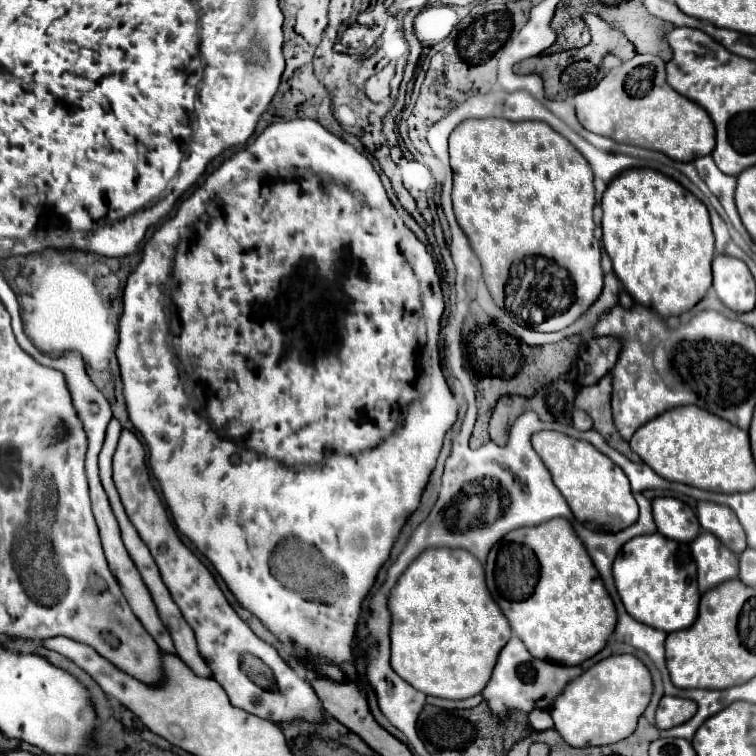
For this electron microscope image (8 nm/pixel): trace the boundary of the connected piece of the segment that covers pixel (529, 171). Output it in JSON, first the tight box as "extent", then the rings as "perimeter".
{"extent":[449,118,603,332],"perimeter":[[[471,118],[461,122],[449,136],[449,158],[451,158],[451,170],[453,170],[453,210],[459,226],[463,228],[465,236],[471,242],[471,248],[475,248],[475,254],[479,256],[483,264],[483,278],[489,288],[489,294],[493,296],[495,304],[499,308],[505,308],[507,314],[525,328],[531,328],[535,332],[557,332],[573,324],[597,298],[603,288],[603,268],[601,268],[601,246],[597,238],[593,236],[593,206],[595,206],[595,188],[593,188],[593,172],[587,160],[583,160],[583,154],[559,132],[555,132],[549,124],[541,121],[513,122],[505,118]]]}

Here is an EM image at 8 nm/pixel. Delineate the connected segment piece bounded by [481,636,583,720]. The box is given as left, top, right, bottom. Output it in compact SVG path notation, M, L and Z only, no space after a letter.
M511 636L511 640L505 644L505 648L499 654L499 660L495 664L493 676L485 690L481 692L485 702L489 704L491 716L495 720L505 720L509 712L519 710L519 712L533 712L533 710L549 710L555 702L555 698L565 690L565 686L575 680L577 676L583 674L581 666L563 666L555 664L549 660L539 660L529 654L525 644L517 638Z

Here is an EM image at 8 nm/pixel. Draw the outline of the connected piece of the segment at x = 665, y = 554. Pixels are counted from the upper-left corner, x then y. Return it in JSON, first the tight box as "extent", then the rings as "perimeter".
{"extent":[613,534,701,632],"perimeter":[[[645,534],[629,540],[613,564],[615,586],[627,612],[635,620],[665,632],[685,630],[697,620],[701,594],[695,572],[697,568],[689,546],[669,540],[663,534]]]}

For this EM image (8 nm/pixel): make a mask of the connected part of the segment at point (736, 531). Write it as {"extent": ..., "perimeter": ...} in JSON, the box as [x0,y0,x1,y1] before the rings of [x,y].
{"extent":[697,502,747,554],"perimeter":[[[699,502],[697,518],[699,518],[699,524],[703,530],[715,534],[735,554],[739,554],[747,548],[745,530],[739,524],[739,518],[731,508],[723,506],[723,504],[715,504],[715,502]]]}

